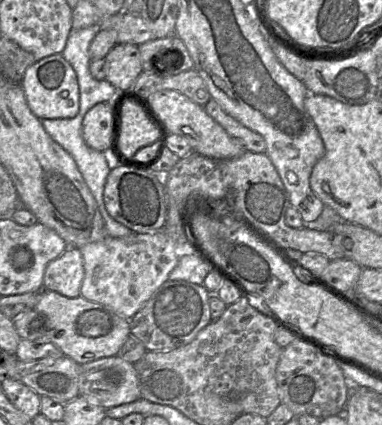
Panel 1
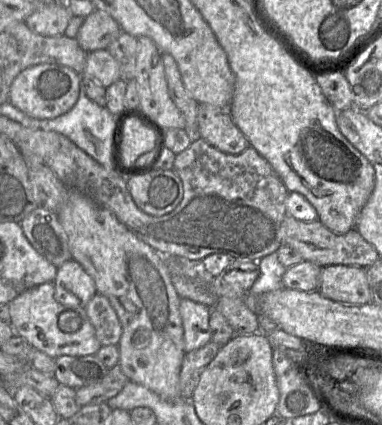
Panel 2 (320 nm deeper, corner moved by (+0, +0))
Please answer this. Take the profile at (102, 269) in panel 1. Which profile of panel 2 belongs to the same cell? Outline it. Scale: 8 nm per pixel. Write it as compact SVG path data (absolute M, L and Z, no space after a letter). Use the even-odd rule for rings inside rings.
M97 292L86 305L85 311L101 345L118 345L122 326L109 300Z

